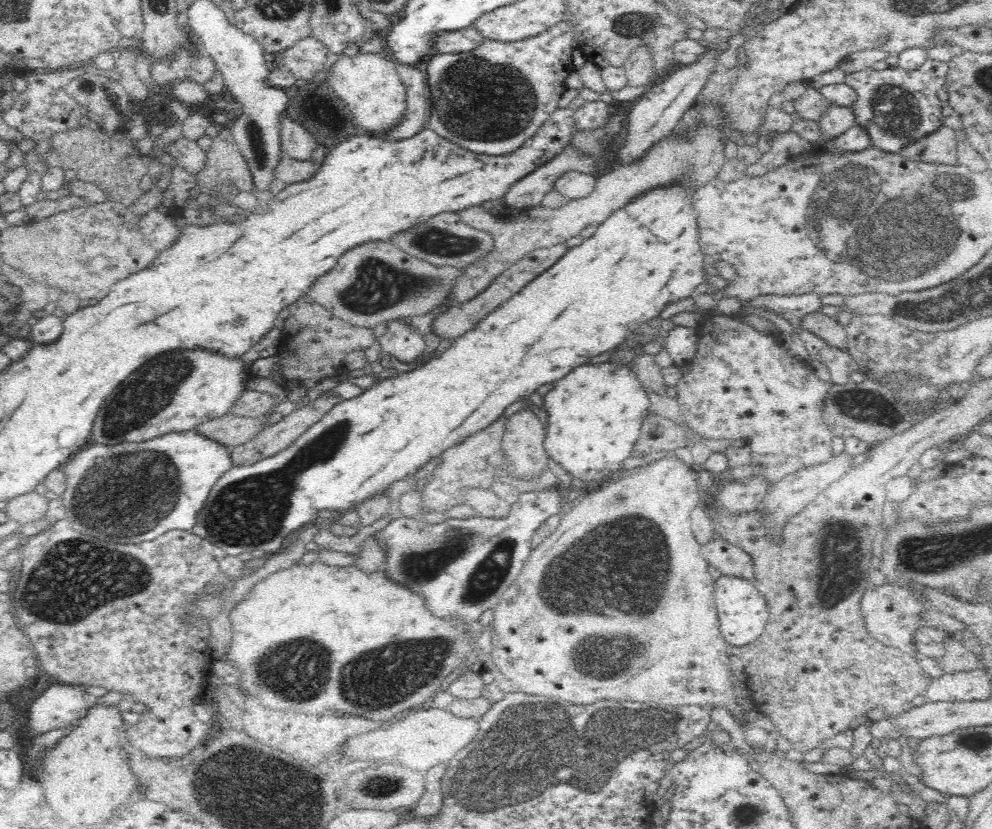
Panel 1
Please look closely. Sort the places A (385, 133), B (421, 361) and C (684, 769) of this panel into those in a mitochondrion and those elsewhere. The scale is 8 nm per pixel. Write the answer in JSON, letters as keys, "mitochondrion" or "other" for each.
{"A":"other","B":"other","C":"other"}

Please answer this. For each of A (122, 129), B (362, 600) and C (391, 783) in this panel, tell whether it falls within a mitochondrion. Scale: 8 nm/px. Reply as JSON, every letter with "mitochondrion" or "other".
{"A":"other","B":"other","C":"mitochondrion"}

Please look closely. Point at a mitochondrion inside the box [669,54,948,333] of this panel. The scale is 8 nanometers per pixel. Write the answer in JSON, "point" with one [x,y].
{"point":[892,113]}

